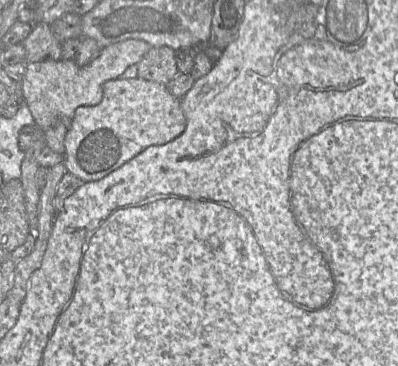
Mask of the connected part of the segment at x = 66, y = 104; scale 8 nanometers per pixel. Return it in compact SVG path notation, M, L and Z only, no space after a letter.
M129 39L102 48L91 63L82 67L72 59L26 63L21 89L23 100L29 107L35 124L43 132L58 120L66 122L69 126L78 107L100 103L104 83L119 78L129 66L137 65L151 48L151 44L143 40Z

